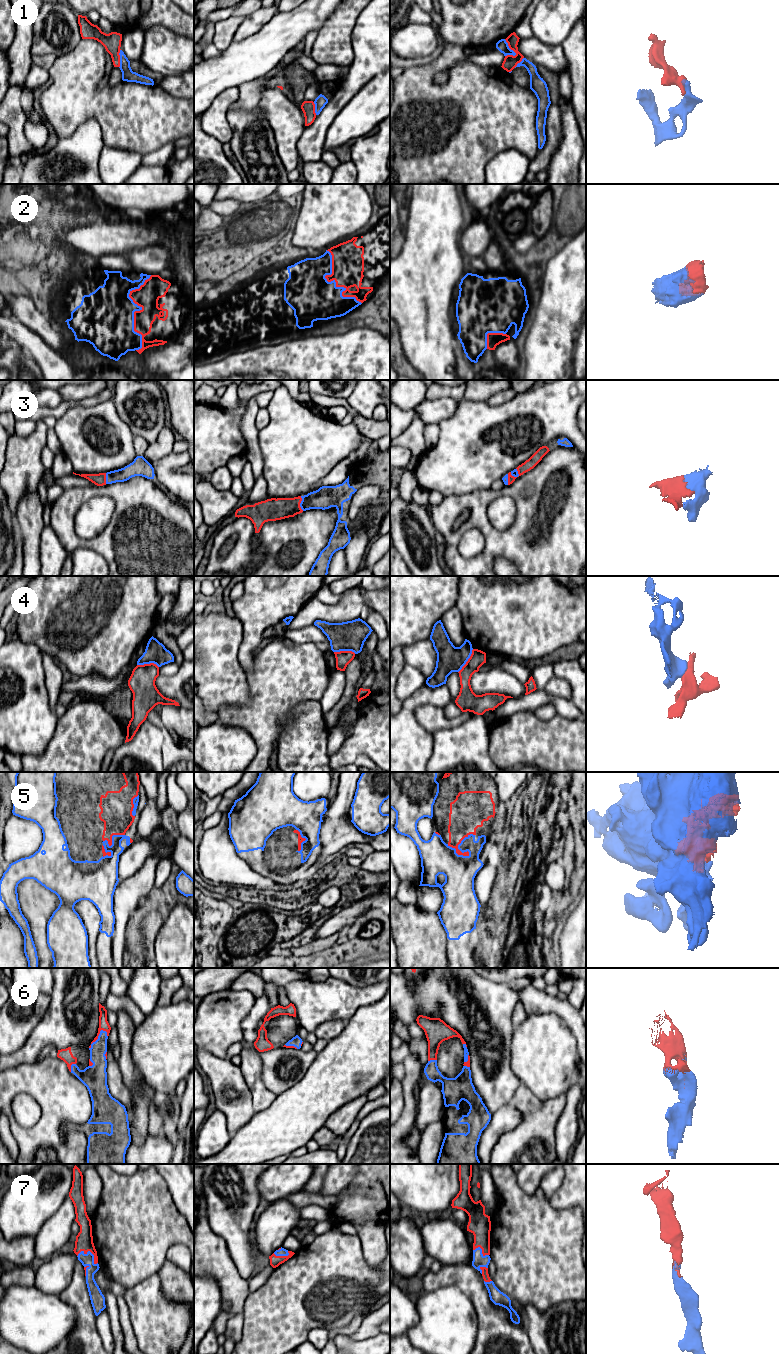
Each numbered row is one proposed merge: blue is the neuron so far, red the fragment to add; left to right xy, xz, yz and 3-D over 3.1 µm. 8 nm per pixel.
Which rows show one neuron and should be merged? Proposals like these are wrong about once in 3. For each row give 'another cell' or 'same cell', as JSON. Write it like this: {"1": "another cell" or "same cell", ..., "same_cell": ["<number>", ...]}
{"1": "another cell", "2": "same cell", "3": "same cell", "4": "another cell", "5": "same cell", "6": "same cell", "7": "same cell", "same_cell": ["2", "3", "5", "6", "7"]}

